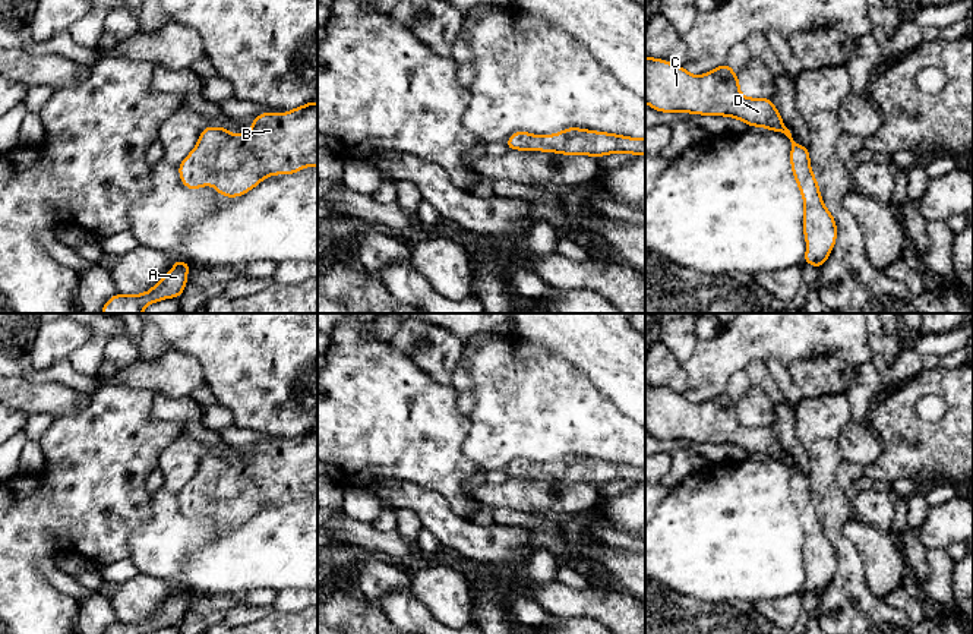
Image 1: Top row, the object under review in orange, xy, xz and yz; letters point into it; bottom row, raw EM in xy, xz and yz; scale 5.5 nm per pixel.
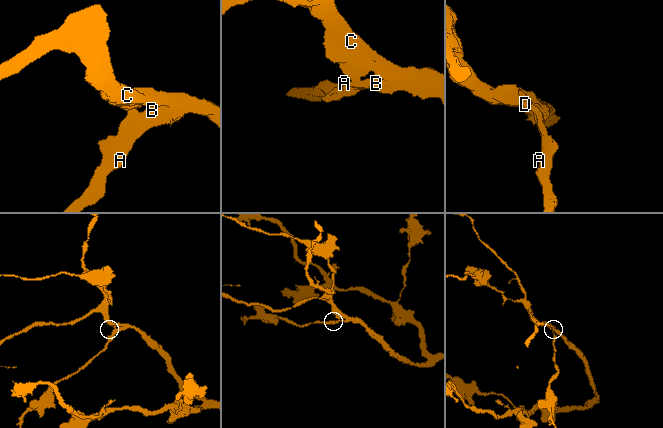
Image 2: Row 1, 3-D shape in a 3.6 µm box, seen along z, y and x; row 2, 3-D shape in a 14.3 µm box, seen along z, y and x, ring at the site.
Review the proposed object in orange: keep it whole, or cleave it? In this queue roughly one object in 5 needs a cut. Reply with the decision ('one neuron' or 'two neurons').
one neuron

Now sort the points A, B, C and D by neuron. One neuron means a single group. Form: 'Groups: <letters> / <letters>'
Groups: A B C D

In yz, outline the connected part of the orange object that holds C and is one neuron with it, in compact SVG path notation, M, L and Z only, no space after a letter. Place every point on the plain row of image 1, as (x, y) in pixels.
M645 385L645 430L660 441L727 444L749 455L762 454L784 461L792 470L792 499L805 532L803 559L808 577L803 592L822 596L835 573L835 548L822 530L808 476L793 469L770 426L742 425L739 406L727 391L705 403L692 404L683 394Z

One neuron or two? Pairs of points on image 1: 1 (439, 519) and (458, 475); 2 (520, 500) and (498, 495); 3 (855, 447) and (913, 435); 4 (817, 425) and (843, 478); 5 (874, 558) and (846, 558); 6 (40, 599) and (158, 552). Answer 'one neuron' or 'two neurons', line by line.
1: two neurons
2: one neuron
3: two neurons
4: two neurons
5: two neurons
6: two neurons

